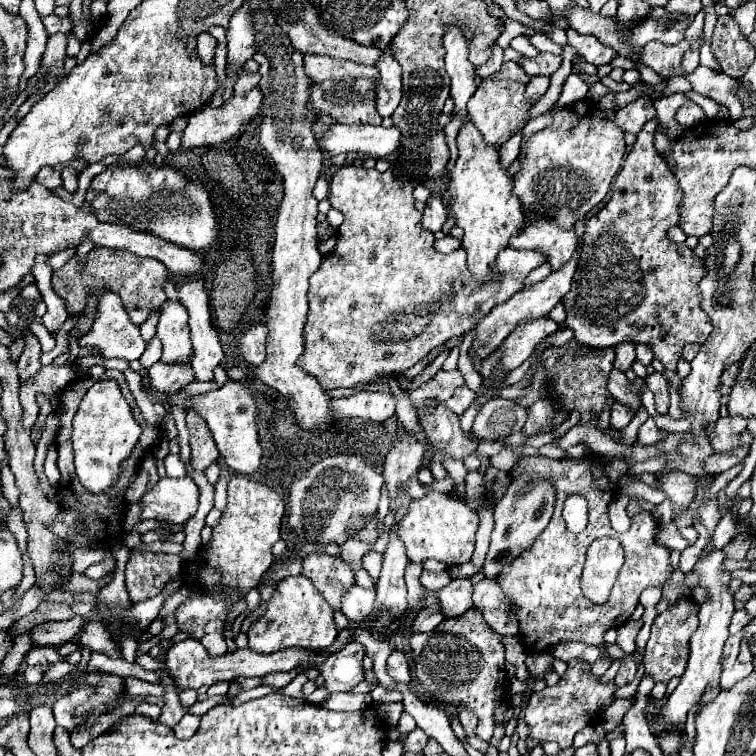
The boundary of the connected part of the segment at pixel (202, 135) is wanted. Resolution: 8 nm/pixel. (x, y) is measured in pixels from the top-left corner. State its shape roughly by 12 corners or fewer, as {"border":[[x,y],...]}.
{"border":[[260,90],[190,116],[180,150],[232,140],[260,110]]}

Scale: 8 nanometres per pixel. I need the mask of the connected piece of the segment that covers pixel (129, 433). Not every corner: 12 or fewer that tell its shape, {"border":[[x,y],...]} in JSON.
{"border":[[116,380],[88,388],[72,424],[92,494],[118,480],[142,428]]}

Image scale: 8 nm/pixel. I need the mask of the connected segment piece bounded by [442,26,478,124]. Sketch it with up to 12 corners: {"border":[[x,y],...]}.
{"border":[[454,26],[444,34],[454,116],[468,122],[466,104],[478,90],[468,44]]}

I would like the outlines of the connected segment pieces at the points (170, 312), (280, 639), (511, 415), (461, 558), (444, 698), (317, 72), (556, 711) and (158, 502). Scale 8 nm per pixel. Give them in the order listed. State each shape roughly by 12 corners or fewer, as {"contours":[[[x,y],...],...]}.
{"contours":[[[166,300],[160,310],[160,360],[191,362],[194,351],[186,308]],[[306,576],[276,584],[248,648],[324,650],[338,630]],[[492,398],[472,430],[498,440],[522,430],[527,409]],[[432,492],[398,524],[408,560],[448,566],[474,552],[476,510]],[[480,610],[412,634],[420,686],[464,704],[490,742],[508,694],[504,646]],[[304,54],[312,84],[324,80],[378,80],[374,66]],[[572,658],[554,686],[534,692],[530,738],[572,746],[574,734],[616,700]],[[190,476],[160,478],[142,518],[186,524],[200,490]]]}

